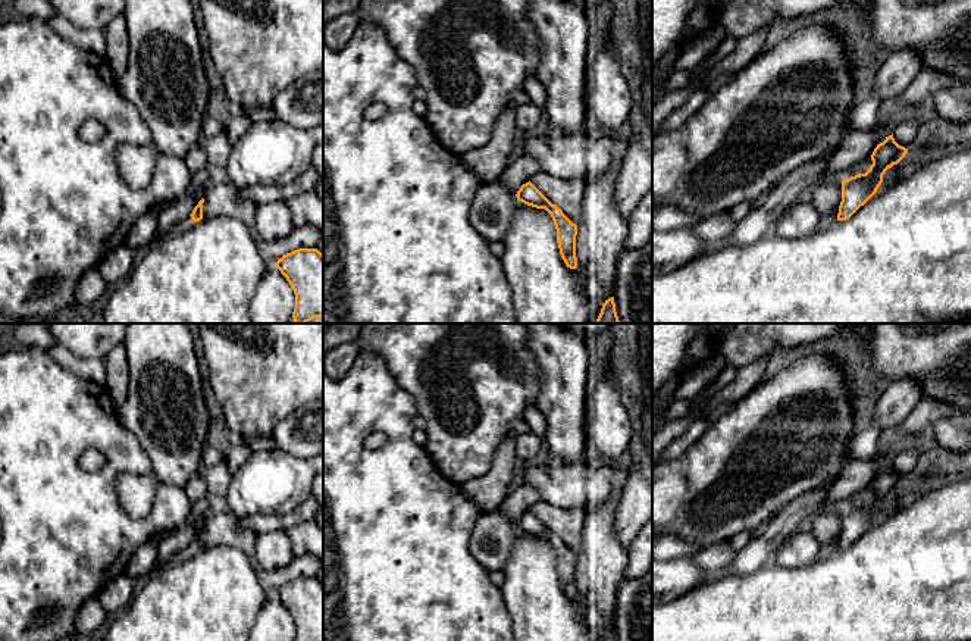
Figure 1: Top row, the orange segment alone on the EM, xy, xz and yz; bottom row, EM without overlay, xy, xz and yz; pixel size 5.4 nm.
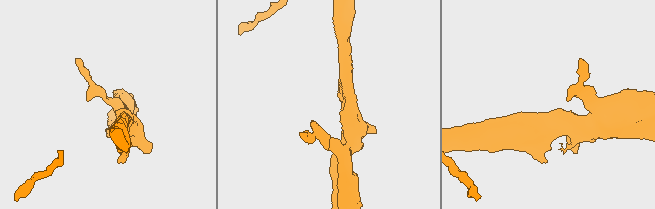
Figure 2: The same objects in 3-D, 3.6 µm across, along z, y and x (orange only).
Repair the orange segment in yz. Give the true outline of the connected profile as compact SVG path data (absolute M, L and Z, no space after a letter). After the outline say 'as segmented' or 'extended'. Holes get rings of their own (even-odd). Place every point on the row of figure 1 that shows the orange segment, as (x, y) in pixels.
M893 134L874 148L871 154L873 165L865 173L859 173L842 181L842 201L837 221L849 219L861 206L864 206L878 190L883 175L889 168L898 165L908 148L899 146Z | as segmented

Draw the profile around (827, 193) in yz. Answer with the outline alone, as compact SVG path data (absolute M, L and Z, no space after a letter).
M821 179L808 194L821 216L830 215L839 209L842 201L842 181L840 179Z

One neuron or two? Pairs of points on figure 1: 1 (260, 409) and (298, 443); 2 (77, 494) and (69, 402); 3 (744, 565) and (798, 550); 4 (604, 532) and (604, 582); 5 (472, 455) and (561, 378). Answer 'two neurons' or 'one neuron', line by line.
1: two neurons
2: one neuron
3: two neurons
4: one neuron
5: two neurons

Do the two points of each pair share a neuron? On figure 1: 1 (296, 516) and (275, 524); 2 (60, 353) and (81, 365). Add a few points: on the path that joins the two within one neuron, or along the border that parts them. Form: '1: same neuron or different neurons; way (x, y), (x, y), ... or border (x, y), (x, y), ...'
1: same neuron; way (291, 518), (279, 521)
2: same neuron; way (65, 357), (77, 365)

